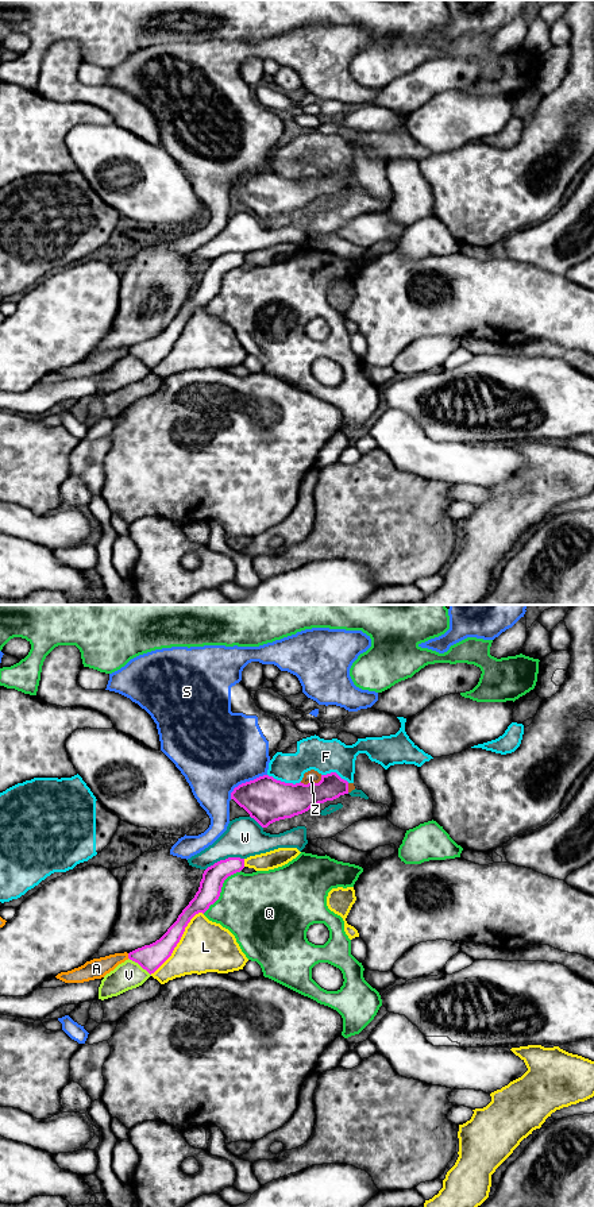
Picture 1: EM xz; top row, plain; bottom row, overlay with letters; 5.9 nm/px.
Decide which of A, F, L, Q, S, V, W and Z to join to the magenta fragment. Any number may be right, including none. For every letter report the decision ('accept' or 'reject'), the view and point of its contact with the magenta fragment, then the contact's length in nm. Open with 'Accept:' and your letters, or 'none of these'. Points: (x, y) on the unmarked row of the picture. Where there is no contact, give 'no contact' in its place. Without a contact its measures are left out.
Accept: none of these
A: reject; contact xz (128, 351); length 30 nm
F: reject; contact xz (284, 177); length 200 nm
L: reject; contact xz (178, 336); length 480 nm
Q: reject; contact xz (220, 284); length 340 nm
S: reject; contact xz (246, 177); length 260 nm
V: reject; contact xz (139, 359); length 170 nm
W: reject; contact xz (226, 254); length 240 nm
Z: reject; contact xz (312, 178); length 140 nm

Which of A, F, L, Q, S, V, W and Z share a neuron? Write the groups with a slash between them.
A / F Z / L / Q / S / V / W

